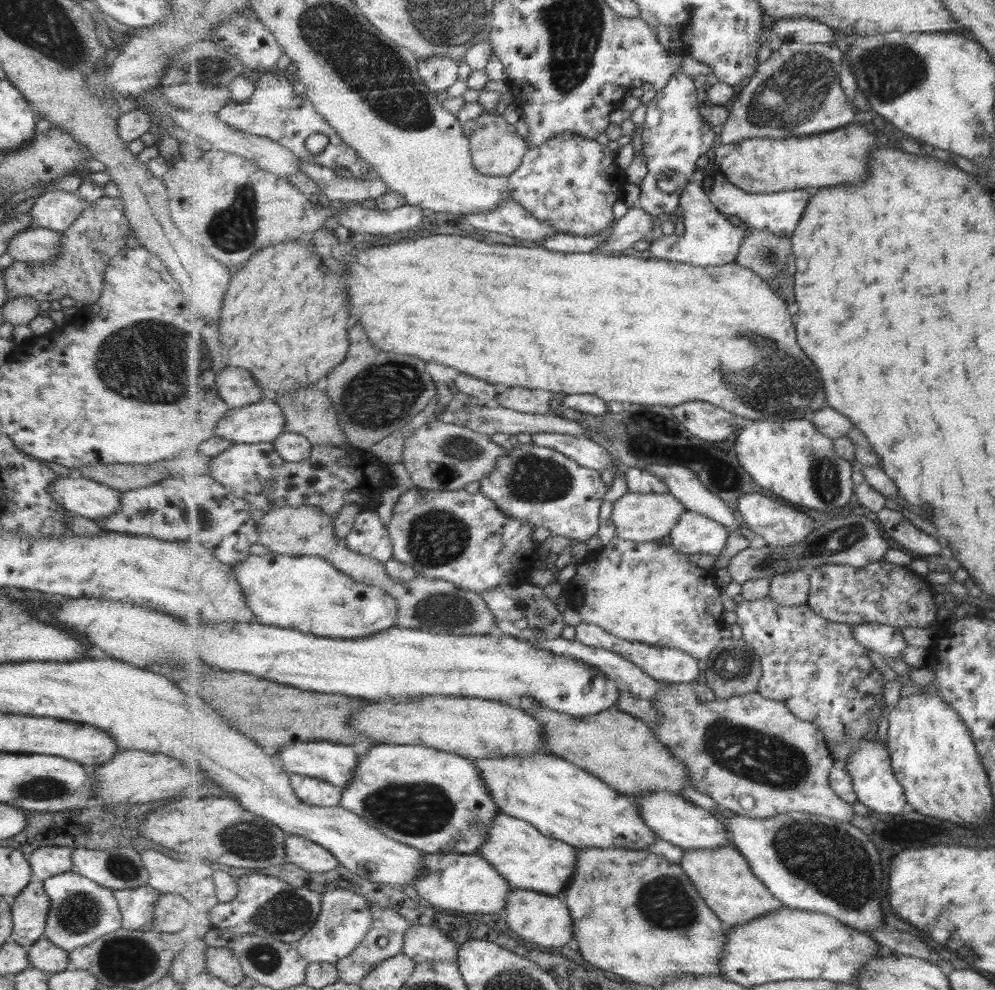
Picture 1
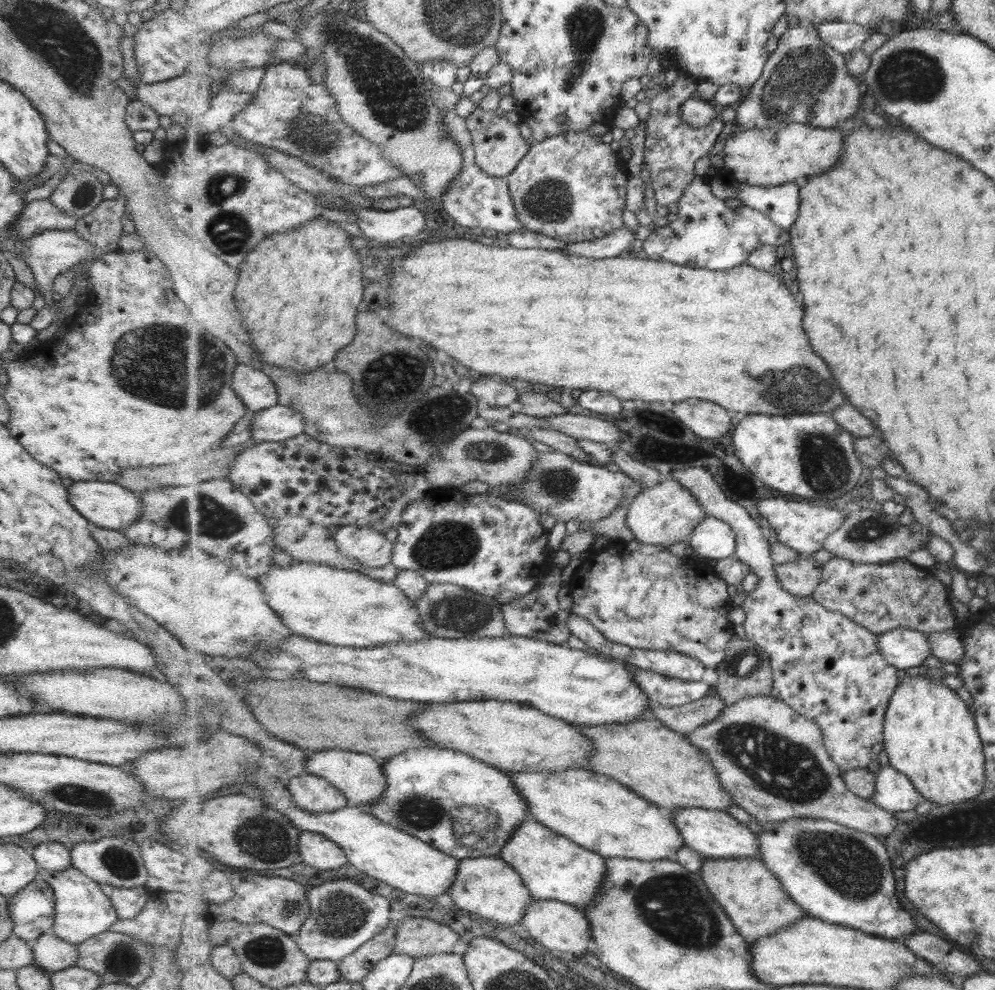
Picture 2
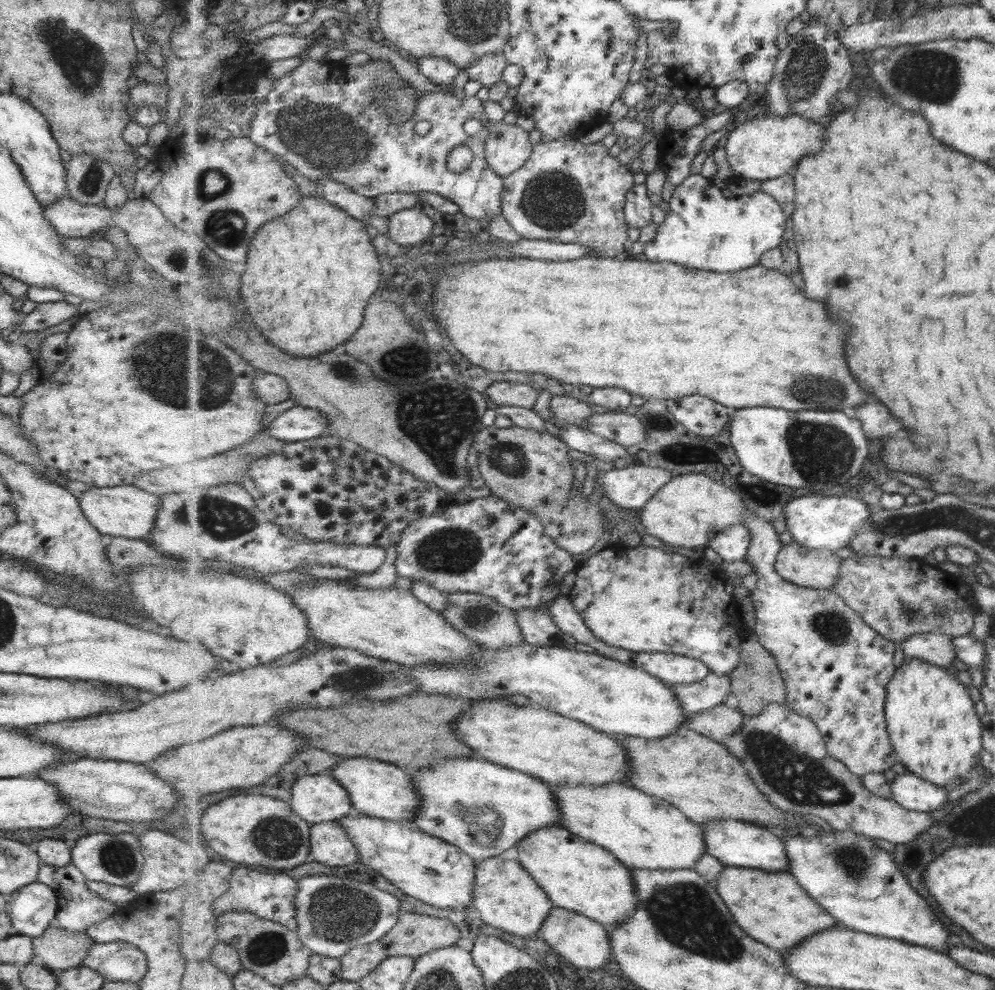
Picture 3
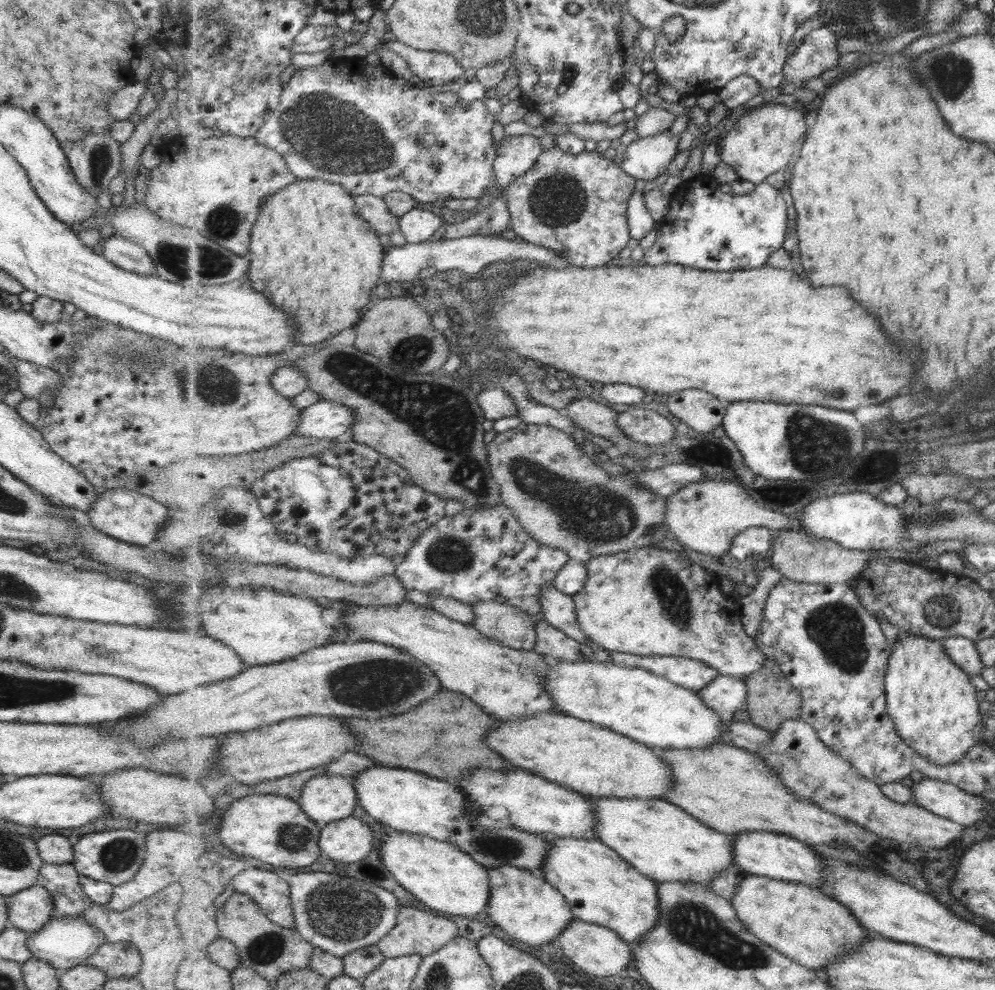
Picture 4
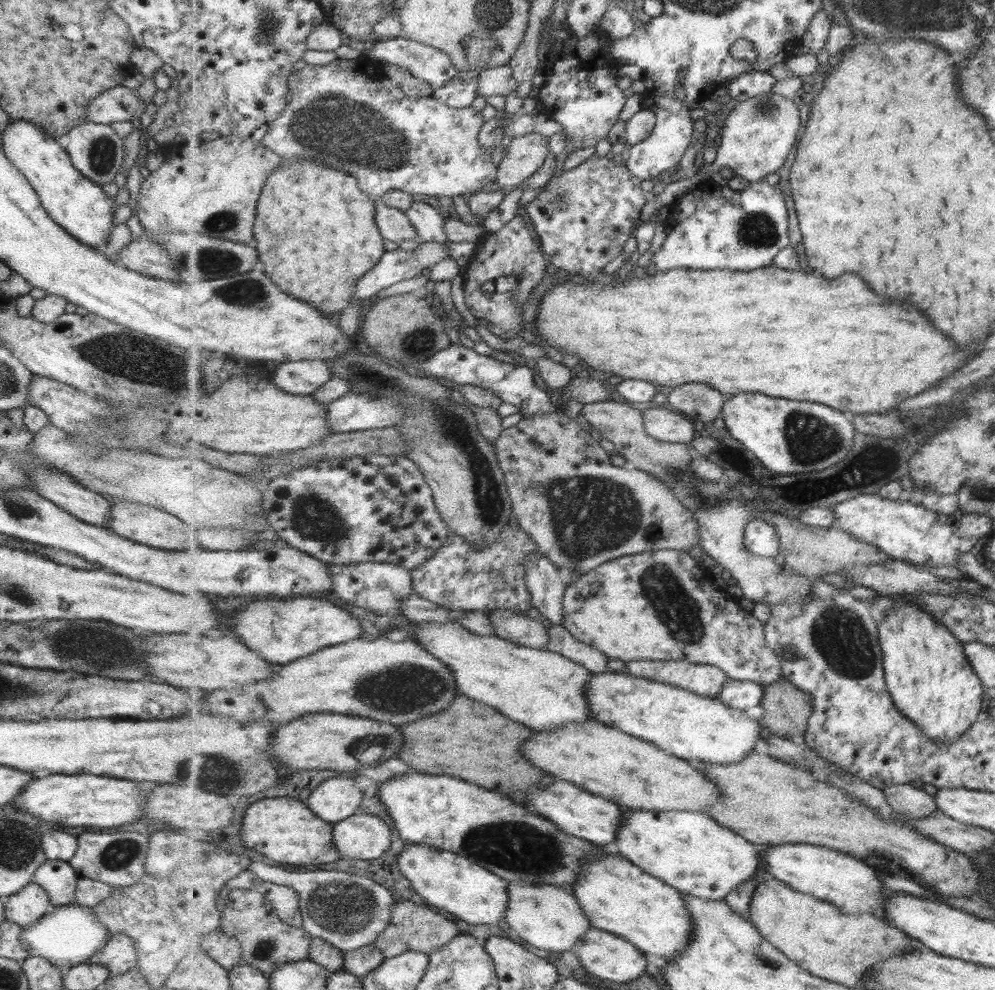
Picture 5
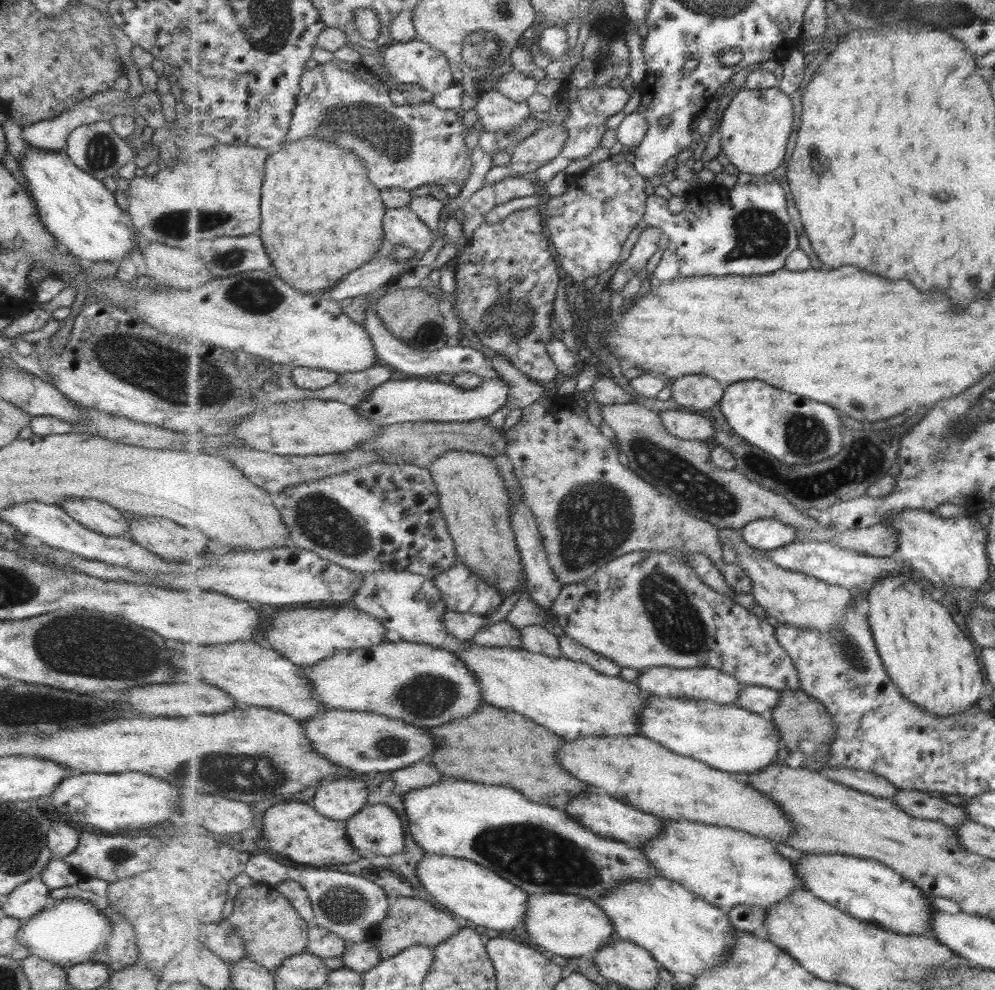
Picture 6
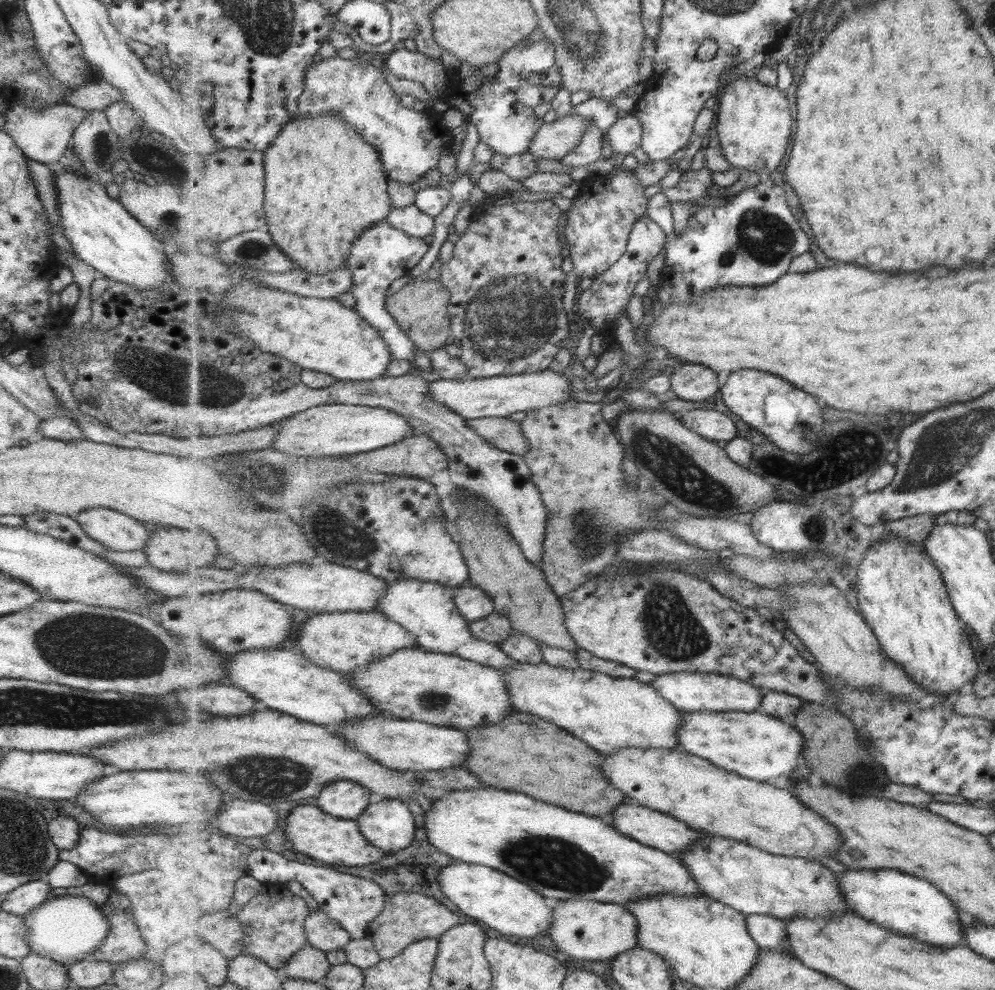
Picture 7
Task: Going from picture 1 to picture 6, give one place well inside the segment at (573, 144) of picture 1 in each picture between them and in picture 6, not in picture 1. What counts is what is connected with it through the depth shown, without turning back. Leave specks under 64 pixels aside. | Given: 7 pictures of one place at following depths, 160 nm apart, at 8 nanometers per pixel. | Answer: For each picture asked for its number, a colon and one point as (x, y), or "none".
2: (572, 186)
3: (567, 192)
4: (578, 205)
5: (584, 216)
6: (589, 223)

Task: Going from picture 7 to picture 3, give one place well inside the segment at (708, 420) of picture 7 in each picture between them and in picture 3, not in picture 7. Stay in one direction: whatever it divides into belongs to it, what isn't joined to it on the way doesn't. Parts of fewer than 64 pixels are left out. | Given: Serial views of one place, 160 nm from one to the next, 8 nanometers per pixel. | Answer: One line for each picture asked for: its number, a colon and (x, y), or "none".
3: (625, 427)
4: (643, 425)
5: (669, 426)
6: (686, 424)

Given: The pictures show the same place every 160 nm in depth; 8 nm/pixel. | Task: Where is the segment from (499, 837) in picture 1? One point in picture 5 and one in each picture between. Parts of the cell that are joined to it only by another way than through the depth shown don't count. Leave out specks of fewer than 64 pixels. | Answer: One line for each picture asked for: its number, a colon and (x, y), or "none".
2: (553, 867)
3: (579, 875)
4: (601, 886)
5: (617, 895)

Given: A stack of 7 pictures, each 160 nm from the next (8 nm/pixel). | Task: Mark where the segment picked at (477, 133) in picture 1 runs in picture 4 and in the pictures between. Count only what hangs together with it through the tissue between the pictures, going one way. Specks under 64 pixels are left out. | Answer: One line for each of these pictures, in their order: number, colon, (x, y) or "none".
2: (499, 146)
3: (508, 148)
4: (517, 154)

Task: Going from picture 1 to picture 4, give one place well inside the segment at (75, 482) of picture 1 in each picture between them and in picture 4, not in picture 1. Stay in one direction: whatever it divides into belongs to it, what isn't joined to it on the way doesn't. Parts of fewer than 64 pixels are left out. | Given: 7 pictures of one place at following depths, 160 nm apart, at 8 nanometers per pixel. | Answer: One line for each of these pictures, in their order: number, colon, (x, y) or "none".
2: (104, 504)
3: (124, 511)
4: (122, 514)

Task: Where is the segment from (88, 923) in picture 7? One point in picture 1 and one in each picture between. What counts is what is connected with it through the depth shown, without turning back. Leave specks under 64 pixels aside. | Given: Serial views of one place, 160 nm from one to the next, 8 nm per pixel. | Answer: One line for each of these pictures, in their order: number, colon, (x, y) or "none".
1: (46, 957)
2: (51, 954)
3: (58, 950)
4: (64, 942)
5: (69, 935)
6: (68, 933)

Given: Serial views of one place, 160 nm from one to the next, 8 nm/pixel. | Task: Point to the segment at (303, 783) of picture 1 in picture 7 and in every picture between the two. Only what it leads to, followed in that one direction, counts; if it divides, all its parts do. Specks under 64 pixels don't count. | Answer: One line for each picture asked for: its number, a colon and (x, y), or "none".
2: (310, 792)
3: (318, 798)
4: (326, 798)
5: (336, 799)
6: (340, 798)
7: (345, 799)

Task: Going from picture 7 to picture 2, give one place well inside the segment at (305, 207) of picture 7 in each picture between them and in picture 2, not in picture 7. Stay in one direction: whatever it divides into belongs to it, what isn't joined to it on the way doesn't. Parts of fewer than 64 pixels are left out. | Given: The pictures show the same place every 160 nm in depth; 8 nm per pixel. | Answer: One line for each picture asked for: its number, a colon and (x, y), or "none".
2: (319, 311)
3: (311, 273)
4: (324, 276)
5: (316, 230)
6: (322, 217)

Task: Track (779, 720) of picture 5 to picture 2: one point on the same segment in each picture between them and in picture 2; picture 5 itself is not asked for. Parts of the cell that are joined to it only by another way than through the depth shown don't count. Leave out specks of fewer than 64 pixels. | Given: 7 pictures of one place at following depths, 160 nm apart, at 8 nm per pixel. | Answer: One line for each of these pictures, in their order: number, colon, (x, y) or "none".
2: (746, 671)
3: (757, 681)
4: (772, 700)

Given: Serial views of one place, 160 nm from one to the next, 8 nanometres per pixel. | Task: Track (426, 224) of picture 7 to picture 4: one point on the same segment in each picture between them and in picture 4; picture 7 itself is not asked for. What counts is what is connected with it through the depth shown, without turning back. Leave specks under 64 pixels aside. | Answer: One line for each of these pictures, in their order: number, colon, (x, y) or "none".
4: (373, 208)
5: (395, 225)
6: (402, 226)

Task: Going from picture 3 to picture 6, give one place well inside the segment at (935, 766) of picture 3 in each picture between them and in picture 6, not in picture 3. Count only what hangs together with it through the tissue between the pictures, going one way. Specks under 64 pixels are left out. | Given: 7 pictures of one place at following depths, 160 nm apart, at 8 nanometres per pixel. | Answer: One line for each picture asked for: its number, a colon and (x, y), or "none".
4: (934, 705)
5: (930, 678)
6: (931, 660)

